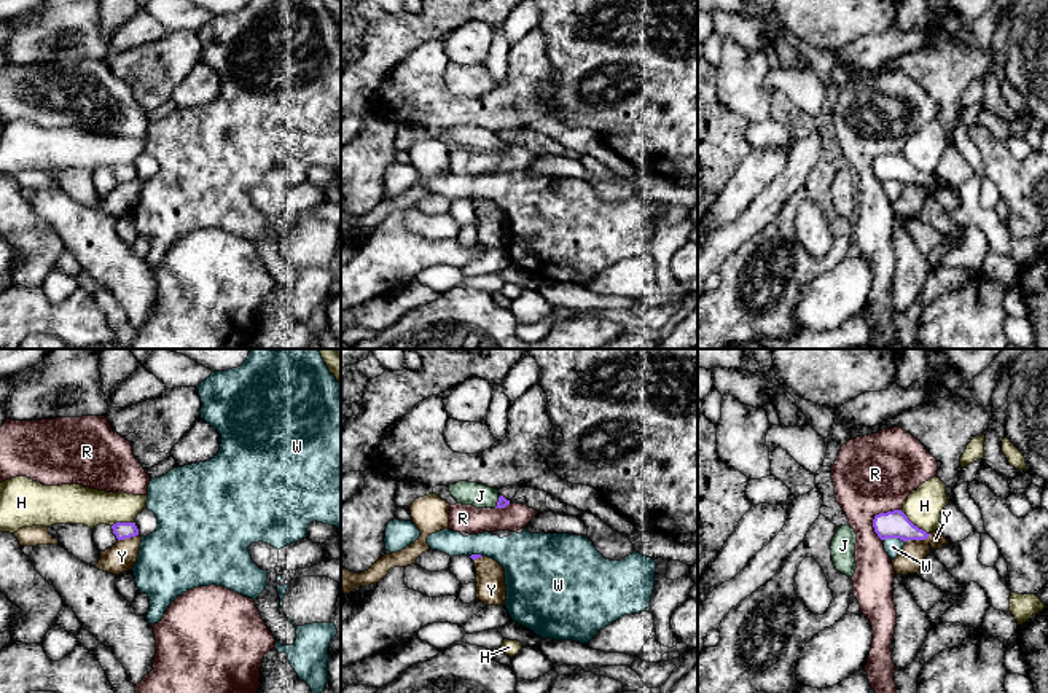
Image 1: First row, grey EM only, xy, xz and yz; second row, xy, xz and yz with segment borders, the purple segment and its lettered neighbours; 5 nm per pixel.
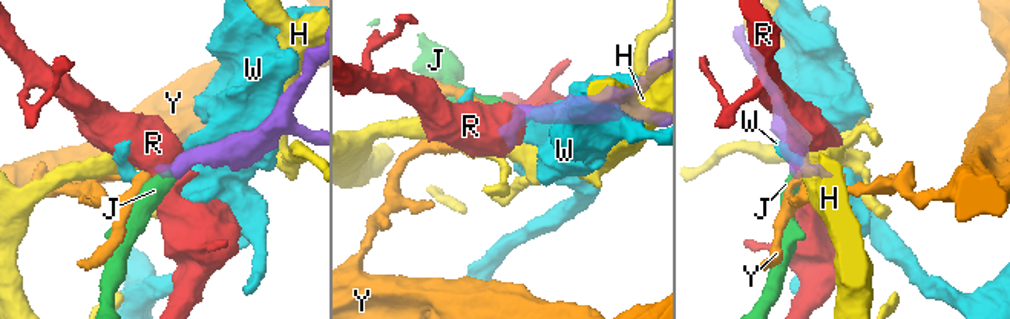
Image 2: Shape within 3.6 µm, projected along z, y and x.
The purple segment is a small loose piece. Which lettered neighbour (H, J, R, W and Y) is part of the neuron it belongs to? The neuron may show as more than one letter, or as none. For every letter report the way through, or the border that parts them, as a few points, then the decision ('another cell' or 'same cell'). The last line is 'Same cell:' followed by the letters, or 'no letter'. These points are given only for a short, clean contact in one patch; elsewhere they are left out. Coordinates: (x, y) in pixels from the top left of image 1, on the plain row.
H: another cell
J: way xz (502, 145), (497, 145), (480, 139); same cell
R: border yz (900, 152), (879, 155), (875, 160), (873, 174), (881, 184); another cell
W: another cell
Y: border yz (930, 177), (924, 182), (908, 182), (905, 185); another cell
Same cell: J

